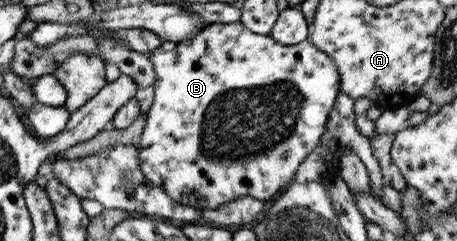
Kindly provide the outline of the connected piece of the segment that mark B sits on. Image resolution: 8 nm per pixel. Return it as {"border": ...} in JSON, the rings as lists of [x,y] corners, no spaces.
{"border":[[[241,22],[214,23],[201,28],[191,39],[179,42],[171,40],[161,40],[161,44],[153,51],[146,53],[151,67],[153,67],[154,81],[152,87],[154,96],[146,111],[145,119],[139,141],[135,144],[137,148],[137,158],[139,158],[139,168],[143,176],[149,182],[163,188],[167,195],[174,202],[179,202],[182,206],[189,206],[200,211],[203,209],[213,209],[218,205],[239,199],[239,197],[253,197],[261,201],[268,201],[275,193],[281,191],[285,183],[289,183],[299,163],[317,145],[327,119],[329,111],[335,103],[335,97],[339,93],[339,72],[335,64],[325,53],[316,48],[308,39],[295,45],[283,45],[271,39],[268,35],[255,34],[249,29],[245,29]]]}

